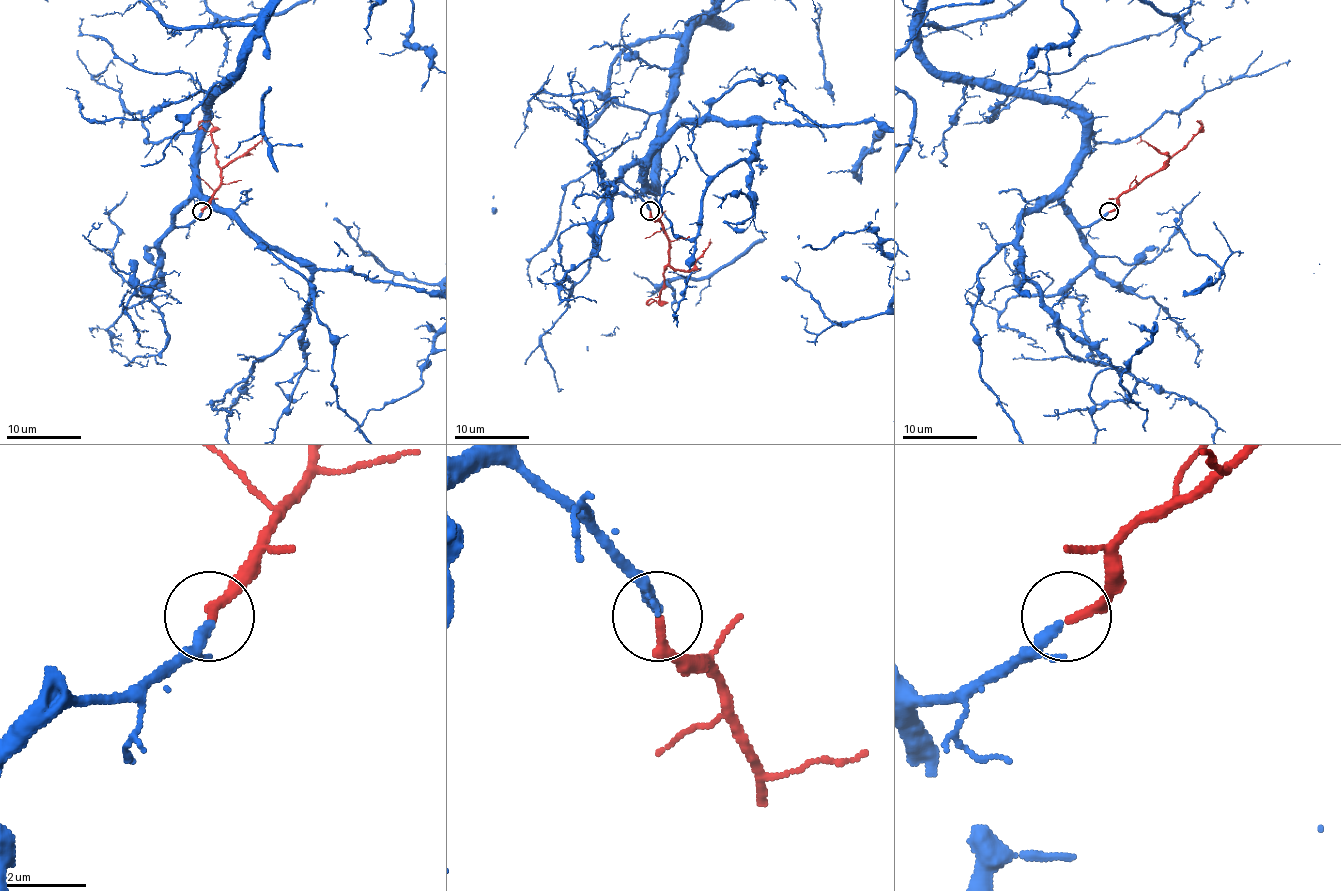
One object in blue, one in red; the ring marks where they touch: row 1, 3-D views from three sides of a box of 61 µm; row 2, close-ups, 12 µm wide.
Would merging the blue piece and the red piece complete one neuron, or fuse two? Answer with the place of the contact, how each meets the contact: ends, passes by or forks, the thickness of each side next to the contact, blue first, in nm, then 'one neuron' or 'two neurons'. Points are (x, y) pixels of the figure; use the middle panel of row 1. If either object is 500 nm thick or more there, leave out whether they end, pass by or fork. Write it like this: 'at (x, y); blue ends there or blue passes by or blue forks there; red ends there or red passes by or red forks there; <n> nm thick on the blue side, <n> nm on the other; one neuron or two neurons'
at (650, 211); blue passes by; red ends there; 200 nm thick on the blue side, 240 nm on the other; one neuron

